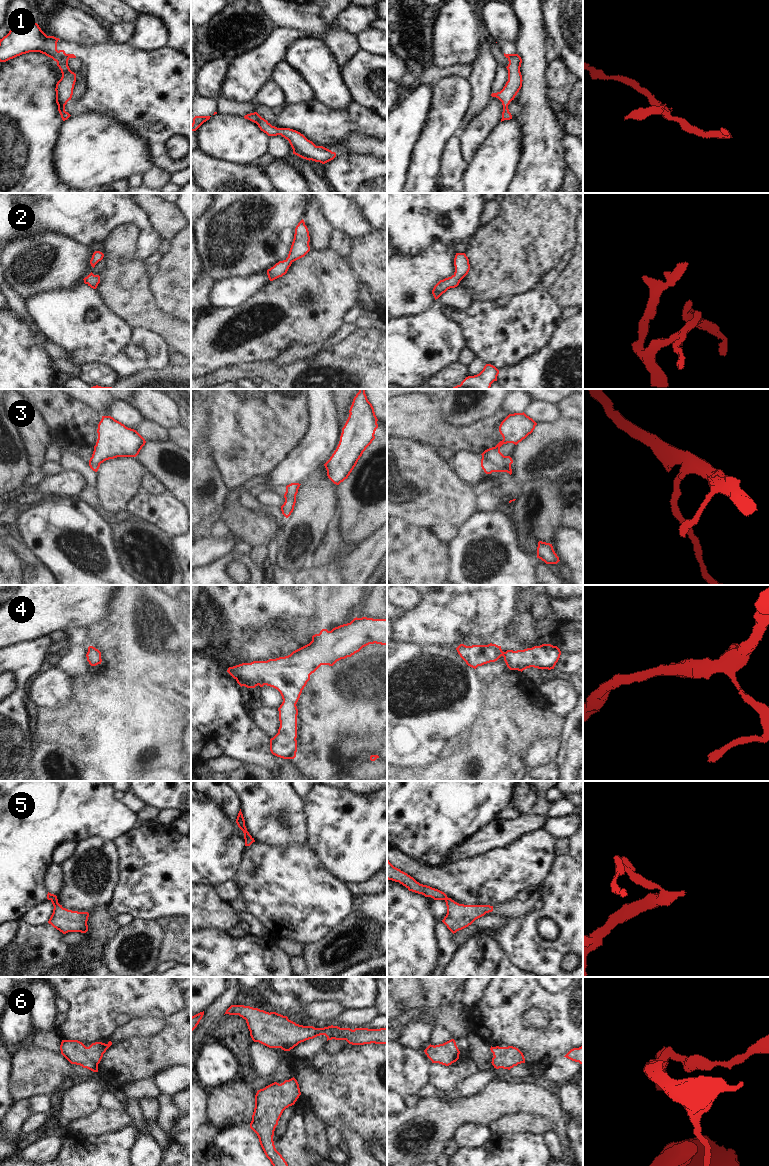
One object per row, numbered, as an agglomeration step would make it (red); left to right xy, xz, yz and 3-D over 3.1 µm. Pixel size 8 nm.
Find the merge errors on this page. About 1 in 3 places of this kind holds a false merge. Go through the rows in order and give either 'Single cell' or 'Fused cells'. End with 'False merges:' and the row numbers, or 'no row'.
1: Fused cells
2: Single cell
3: Single cell
4: Single cell
5: Single cell
6: Single cell
False merges: 1

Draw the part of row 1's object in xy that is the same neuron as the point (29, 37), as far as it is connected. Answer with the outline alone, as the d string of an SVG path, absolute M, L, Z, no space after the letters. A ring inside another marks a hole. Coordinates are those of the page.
M29 19L0 39L0 62L6 62L29 52L40 52L56 62L64 58L76 58L74 54L57 50L59 40L54 36L47 36L37 23Z

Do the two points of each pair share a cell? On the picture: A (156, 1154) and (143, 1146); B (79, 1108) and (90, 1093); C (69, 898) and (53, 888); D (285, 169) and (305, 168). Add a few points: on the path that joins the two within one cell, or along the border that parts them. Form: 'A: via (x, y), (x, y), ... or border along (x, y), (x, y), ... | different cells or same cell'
A: via (153, 1154), (146, 1149) | same cell
B: via (79, 1104), (86, 1097) | same cell
C: border along (62, 869), (62, 889), (57, 896) | different cells
D: border along (283, 158), (291, 162), (302, 173), (307, 182) | different cells

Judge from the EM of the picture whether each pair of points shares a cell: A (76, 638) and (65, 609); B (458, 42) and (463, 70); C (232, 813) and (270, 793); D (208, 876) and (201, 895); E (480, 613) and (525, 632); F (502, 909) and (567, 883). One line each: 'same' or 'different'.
A: different
B: different
C: different
D: different
E: different
F: different

